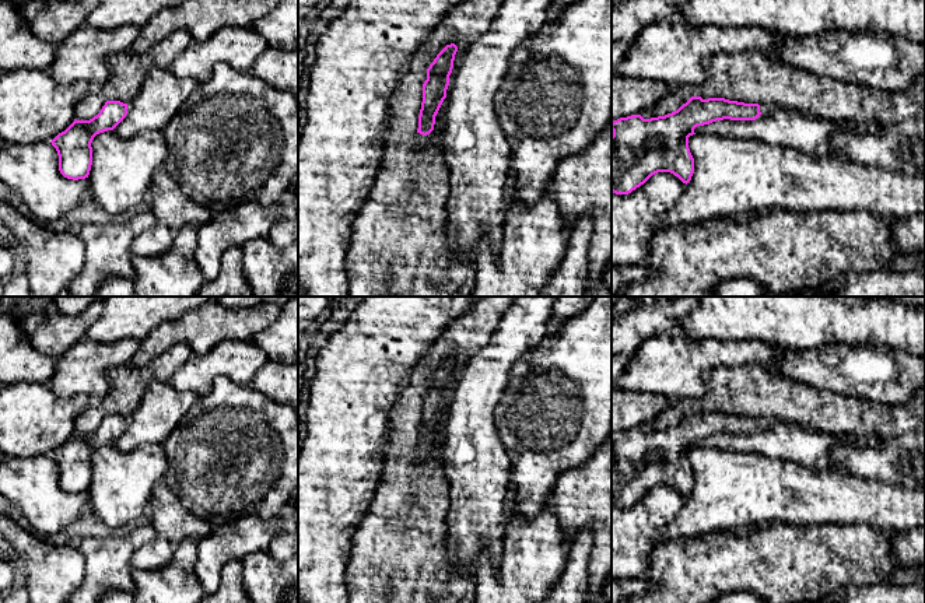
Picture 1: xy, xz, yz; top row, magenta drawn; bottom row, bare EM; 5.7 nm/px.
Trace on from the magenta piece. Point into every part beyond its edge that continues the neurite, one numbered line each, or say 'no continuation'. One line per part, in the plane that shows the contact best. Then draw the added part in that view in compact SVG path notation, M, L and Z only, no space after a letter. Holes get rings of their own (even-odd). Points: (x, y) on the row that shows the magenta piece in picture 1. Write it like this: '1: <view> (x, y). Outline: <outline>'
no continuation

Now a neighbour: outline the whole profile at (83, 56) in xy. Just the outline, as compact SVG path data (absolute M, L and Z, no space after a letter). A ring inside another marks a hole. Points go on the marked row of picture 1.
M84 25L57 46L49 76L60 85L85 81L101 87L109 78L109 59L130 50L137 36L139 28L132 25L112 31Z

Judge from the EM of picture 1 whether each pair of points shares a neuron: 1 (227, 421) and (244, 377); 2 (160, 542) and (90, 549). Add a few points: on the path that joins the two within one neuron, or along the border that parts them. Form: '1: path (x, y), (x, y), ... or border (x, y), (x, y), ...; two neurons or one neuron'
1: border (248, 386), (219, 377), (207, 393); two neurons
2: border (150, 523), (154, 536), (133, 554), (132, 568); two neurons

